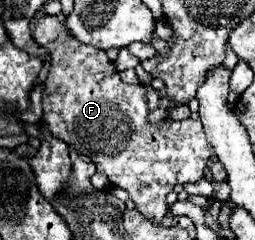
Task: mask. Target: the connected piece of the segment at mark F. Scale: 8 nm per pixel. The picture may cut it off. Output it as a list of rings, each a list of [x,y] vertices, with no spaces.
[[[43,16],[41,20],[37,20],[37,24],[33,26],[33,38],[37,44],[43,44],[51,52],[51,68],[43,90],[43,120],[49,124],[51,134],[73,146],[79,154],[87,154],[97,170],[109,176],[109,182],[113,186],[129,192],[135,208],[149,222],[161,224],[169,210],[169,206],[165,204],[165,196],[173,190],[175,184],[201,180],[203,170],[213,156],[213,148],[209,148],[203,124],[191,118],[183,122],[163,120],[159,124],[151,124],[147,120],[147,86],[129,86],[121,82],[115,62],[109,60],[107,52],[73,40],[73,36],[69,36],[65,26],[55,16]]]

